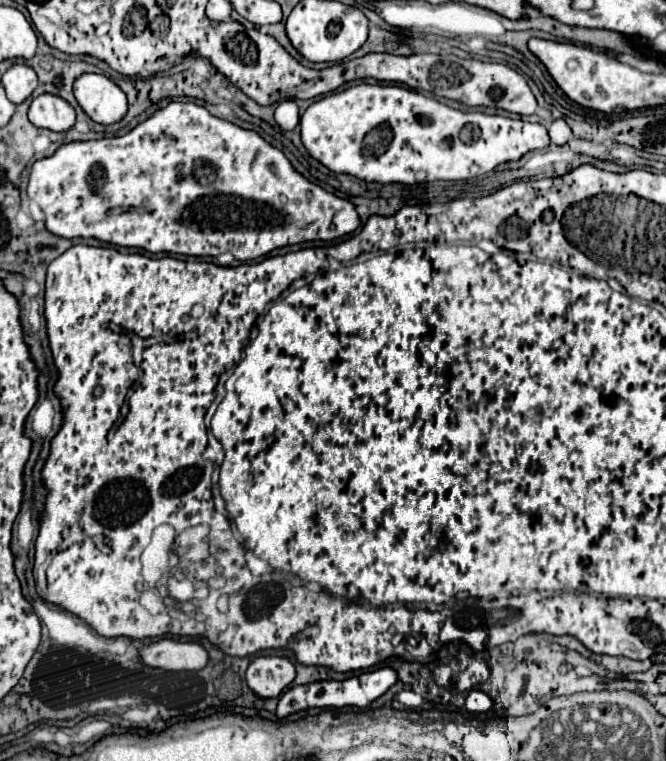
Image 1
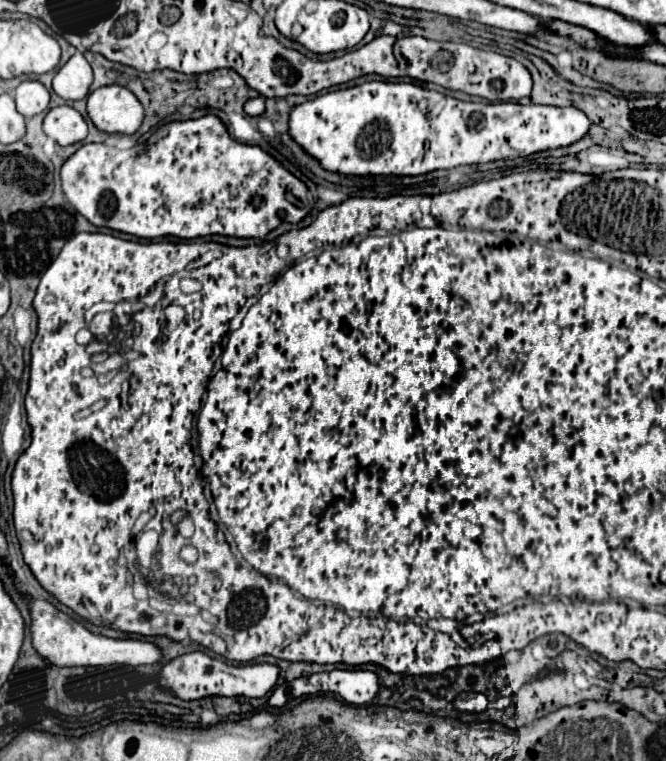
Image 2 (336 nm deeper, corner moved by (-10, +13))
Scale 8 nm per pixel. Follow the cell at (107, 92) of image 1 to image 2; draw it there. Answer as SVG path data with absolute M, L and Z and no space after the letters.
M114 83L88 95L88 117L104 133L132 135L144 119L144 109L130 89Z

